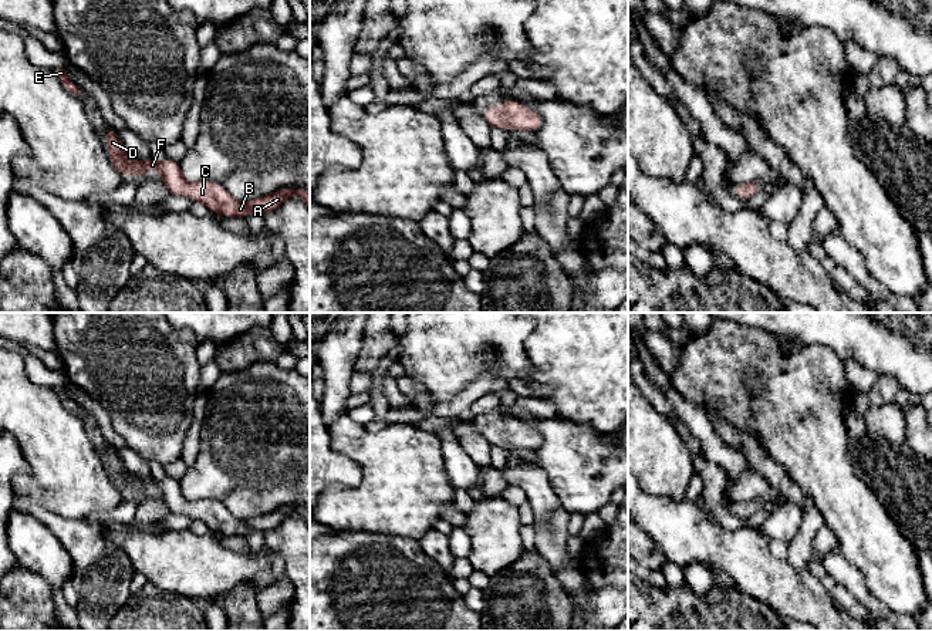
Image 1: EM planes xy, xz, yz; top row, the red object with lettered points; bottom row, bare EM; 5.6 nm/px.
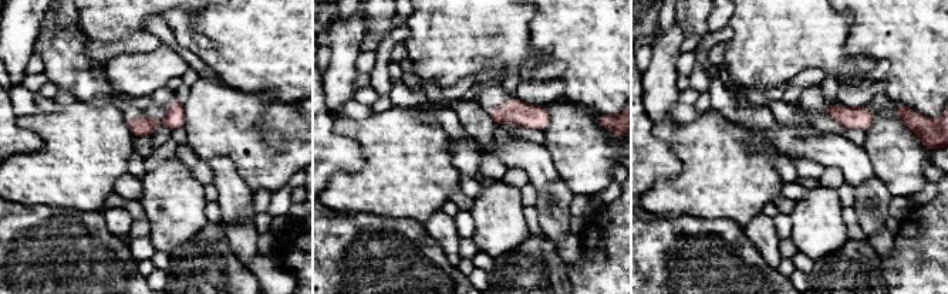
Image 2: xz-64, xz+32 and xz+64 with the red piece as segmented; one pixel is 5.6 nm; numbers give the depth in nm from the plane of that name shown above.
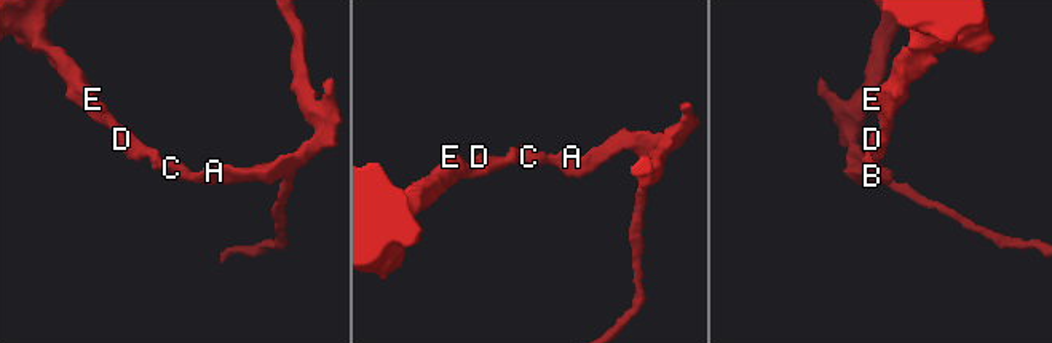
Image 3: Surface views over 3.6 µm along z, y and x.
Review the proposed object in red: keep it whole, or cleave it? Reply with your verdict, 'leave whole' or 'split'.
leave whole

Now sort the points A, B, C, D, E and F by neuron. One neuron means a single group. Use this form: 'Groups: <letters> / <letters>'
Groups: A B C D E F

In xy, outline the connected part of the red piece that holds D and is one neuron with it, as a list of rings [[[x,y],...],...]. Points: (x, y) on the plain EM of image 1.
[[[107,448],[102,452],[109,468],[107,473],[122,493],[135,493],[138,497],[142,497],[148,487],[155,487],[162,493],[170,514],[183,513],[192,519],[202,520],[213,532],[243,537],[251,530],[267,533],[293,513],[300,514],[310,527],[310,510],[303,506],[286,506],[254,519],[239,520],[219,502],[210,499],[188,502],[182,495],[179,480],[168,476],[162,480],[155,480],[152,476],[148,480],[138,480],[125,470],[115,448]]]

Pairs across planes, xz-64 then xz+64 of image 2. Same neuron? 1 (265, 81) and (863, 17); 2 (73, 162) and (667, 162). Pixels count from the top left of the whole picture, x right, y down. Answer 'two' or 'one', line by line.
1: one
2: two

